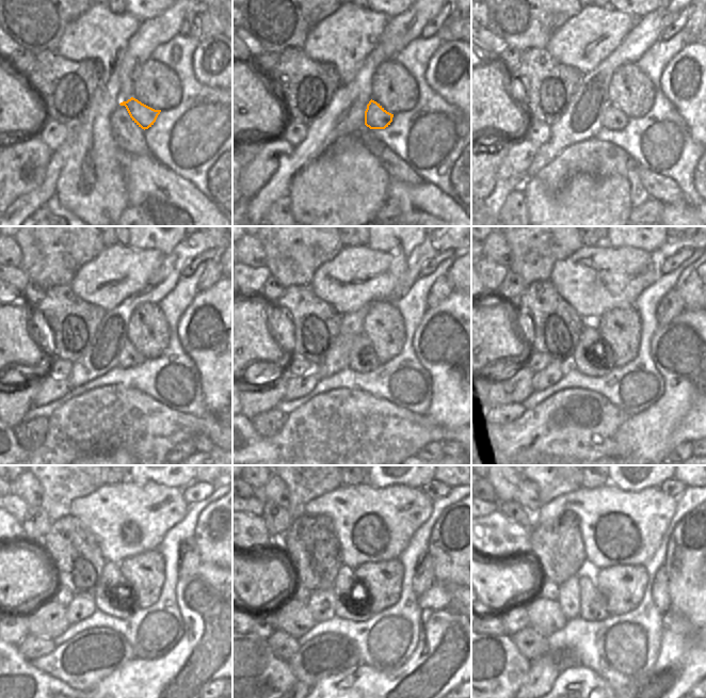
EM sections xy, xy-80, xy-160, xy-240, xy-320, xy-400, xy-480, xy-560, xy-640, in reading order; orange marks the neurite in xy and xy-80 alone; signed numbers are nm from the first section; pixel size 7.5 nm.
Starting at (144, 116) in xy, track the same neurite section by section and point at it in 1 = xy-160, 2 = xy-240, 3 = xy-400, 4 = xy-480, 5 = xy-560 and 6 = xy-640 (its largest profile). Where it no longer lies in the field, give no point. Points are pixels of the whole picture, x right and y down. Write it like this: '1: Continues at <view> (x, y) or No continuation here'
1: Continues at xy-160 (613, 119)
2: Continues at xy-240 (129, 357)
3: Continues at xy-400 (600, 363)
4: Continues at xy-480 (109, 599)
5: Continues at xy-560 (351, 605)
6: Continues at xy-640 (593, 608).

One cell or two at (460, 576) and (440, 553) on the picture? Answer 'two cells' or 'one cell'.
one cell

